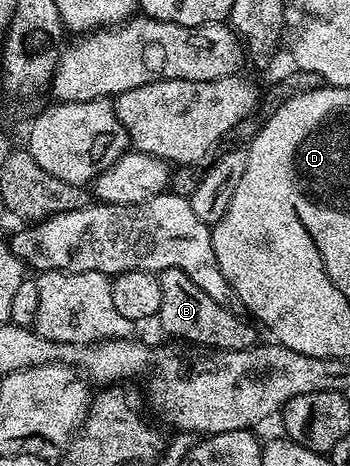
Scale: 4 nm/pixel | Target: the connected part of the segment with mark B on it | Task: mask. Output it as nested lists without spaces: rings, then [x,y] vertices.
[[[166,269],[159,272],[158,278],[162,285],[158,322],[166,334],[176,339],[185,339],[185,344],[214,351],[241,351],[257,346],[257,328],[247,318],[239,319],[233,308],[218,305],[218,301],[202,293],[202,289],[198,289],[198,285],[194,285],[194,281],[182,273],[182,269]]]

